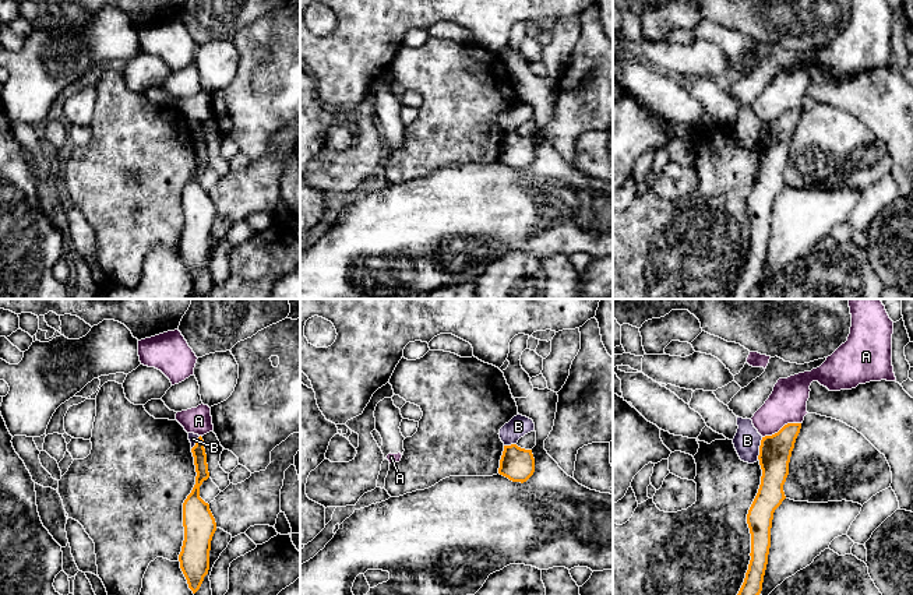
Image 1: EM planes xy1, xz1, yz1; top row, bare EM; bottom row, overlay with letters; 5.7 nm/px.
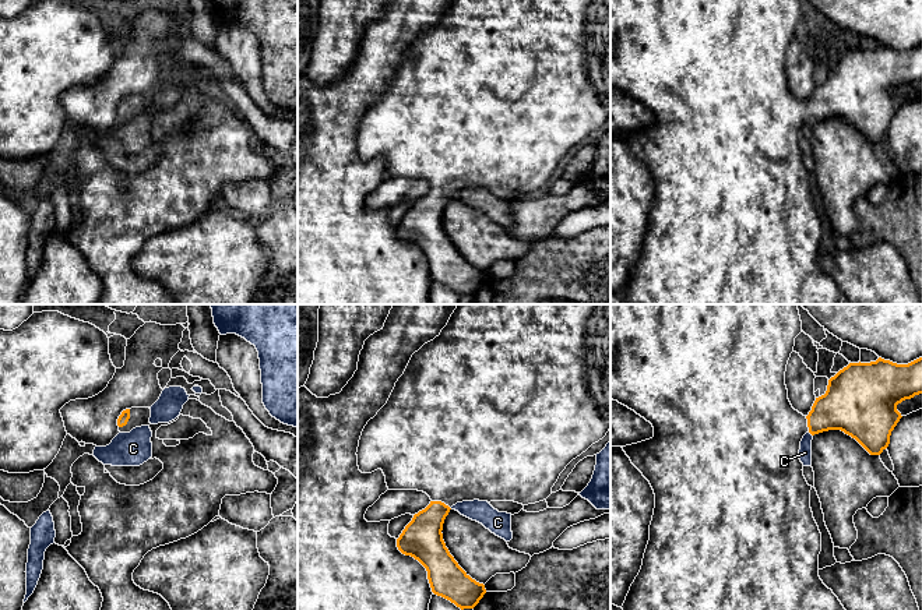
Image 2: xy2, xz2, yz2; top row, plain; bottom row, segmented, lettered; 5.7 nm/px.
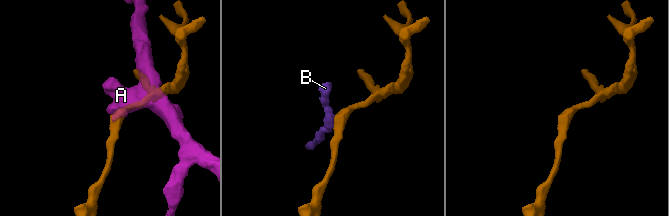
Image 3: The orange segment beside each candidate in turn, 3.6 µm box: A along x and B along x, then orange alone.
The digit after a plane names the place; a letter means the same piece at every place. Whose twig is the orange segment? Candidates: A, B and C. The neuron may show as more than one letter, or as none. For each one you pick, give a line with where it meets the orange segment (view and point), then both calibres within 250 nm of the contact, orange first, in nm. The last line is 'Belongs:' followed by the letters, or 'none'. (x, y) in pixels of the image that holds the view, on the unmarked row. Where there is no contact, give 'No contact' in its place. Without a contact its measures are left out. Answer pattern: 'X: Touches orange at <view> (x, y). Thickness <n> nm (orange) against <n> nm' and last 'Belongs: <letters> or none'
Belongs: none

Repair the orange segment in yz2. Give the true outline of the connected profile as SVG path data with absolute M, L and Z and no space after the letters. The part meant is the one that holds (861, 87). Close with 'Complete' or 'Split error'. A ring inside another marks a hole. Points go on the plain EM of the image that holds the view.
M610 0L610 85L619 91L634 98L637 102L650 109L654 114L654 124L637 131L622 134L631 151L643 161L650 169L655 181L655 195L652 208L650 212L650 228L644 240L643 253L630 274L626 288L622 293L627 304L849 304L838 285L828 276L819 264L819 241L821 239L821 221L813 205L810 195L810 177L803 163L803 151L799 147L800 128L806 120L812 123L828 119L841 117L845 121L855 126L870 142L880 142L890 131L890 123L900 106L901 101L897 98L897 92L905 87L911 87L915 82L922 81L922 45L908 50L897 52L890 47L879 45L870 50L849 50L840 57L834 64L828 67L827 78L824 82L816 85L812 98L807 103L803 103L795 98L788 87L788 77L785 73L786 52L793 39L795 25L802 20L802 8L799 0Z. Split error

